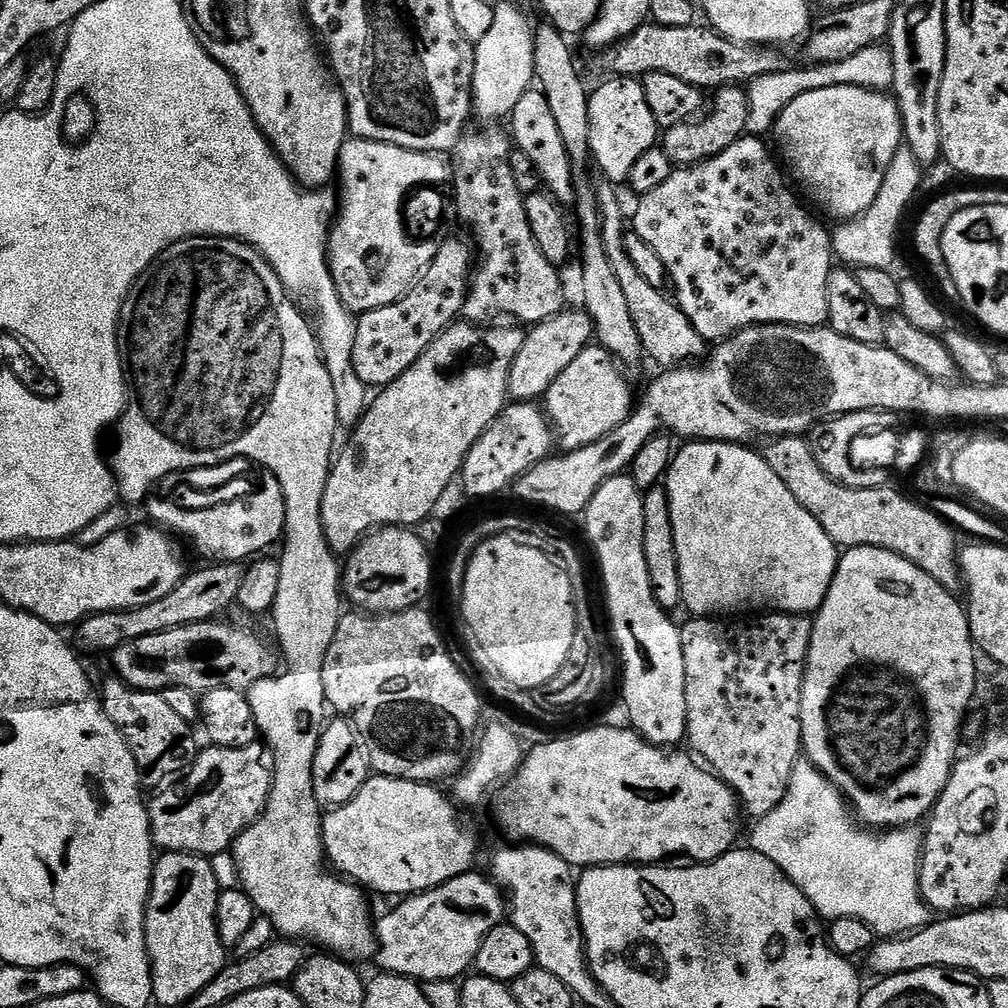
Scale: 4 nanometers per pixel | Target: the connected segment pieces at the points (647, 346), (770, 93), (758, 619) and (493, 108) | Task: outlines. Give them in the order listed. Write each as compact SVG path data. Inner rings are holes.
M601 181L596 189L596 197L599 200L599 208L601 215L601 232L603 234L603 244L606 246L607 257L610 258L610 264L614 268L614 274L618 277L618 282L621 283L622 292L625 295L626 304L630 309L631 320L635 324L635 329L638 330L640 344L643 345L645 353L651 356L654 360L661 360L664 366L672 366L677 362L688 362L690 358L693 360L701 359L707 351L707 341L698 334L696 327L686 318L685 314L679 308L679 305L674 303L669 297L664 296L664 292L650 284L642 274L640 274L638 268L636 268L634 262L632 262L629 253L626 248L626 221L618 205L618 199L616 198L615 185L611 181Z
M876 45L874 47L866 47L865 50L860 50L858 54L851 55L850 58L843 60L842 62L838 63L830 63L830 64L822 64L822 65L813 65L807 66L808 68L804 70L795 70L795 68L790 68L787 72L775 72L774 74L762 75L759 76L758 79L753 80L749 83L748 86L748 93L749 93L749 110L748 110L748 126L747 131L752 133L756 136L765 135L764 132L768 131L768 133L775 127L775 123L779 120L780 114L782 110L794 100L794 98L800 97L803 93L809 92L810 90L814 89L824 89L824 88L833 88L836 85L854 85L856 87L863 87L863 88L871 88L873 91L887 91L891 89L894 80L894 64L893 64L893 56L891 51L884 47L883 45Z
M786 612L760 614L743 622L688 618L680 628L680 637L682 658L686 658L687 747L735 792L747 815L749 812L752 818L759 818L770 814L782 802L790 774L802 756L802 682L812 641L812 620L804 614Z
M498 4L489 33L474 46L473 111L482 123L494 124L502 117L509 117L522 94L531 89L535 81L535 44L534 24L529 18L512 4Z

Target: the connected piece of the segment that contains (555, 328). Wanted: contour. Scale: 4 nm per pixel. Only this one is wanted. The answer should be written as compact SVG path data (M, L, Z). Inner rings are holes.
M562 310L549 320L542 321L525 335L522 350L518 350L508 375L508 394L513 401L539 401L554 378L558 378L558 374L562 374L562 370L566 370L566 366L570 366L570 362L574 362L574 358L578 358L578 354L582 354L582 350L593 343L594 329L587 311L568 311Z

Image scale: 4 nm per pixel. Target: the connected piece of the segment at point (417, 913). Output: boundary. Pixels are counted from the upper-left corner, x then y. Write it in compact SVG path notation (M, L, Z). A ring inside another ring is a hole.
M470 871L428 892L417 892L401 899L393 912L386 913L381 920L377 919L374 924L374 960L381 964L379 967L424 984L439 980L459 981L469 971L467 968L475 965L483 940L502 924L506 916L506 900L500 889L487 875L479 876L478 872Z

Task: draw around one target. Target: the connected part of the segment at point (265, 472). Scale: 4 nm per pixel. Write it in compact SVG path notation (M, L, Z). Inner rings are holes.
M241 459L215 464L212 468L191 468L188 472L175 472L163 476L160 483L152 489L146 507L152 515L153 525L177 537L185 536L186 539L193 540L197 550L208 562L244 562L255 557L260 554L255 552L270 547L276 539L277 543L285 535L284 520L288 517L284 505L284 491L275 474L252 460Z

